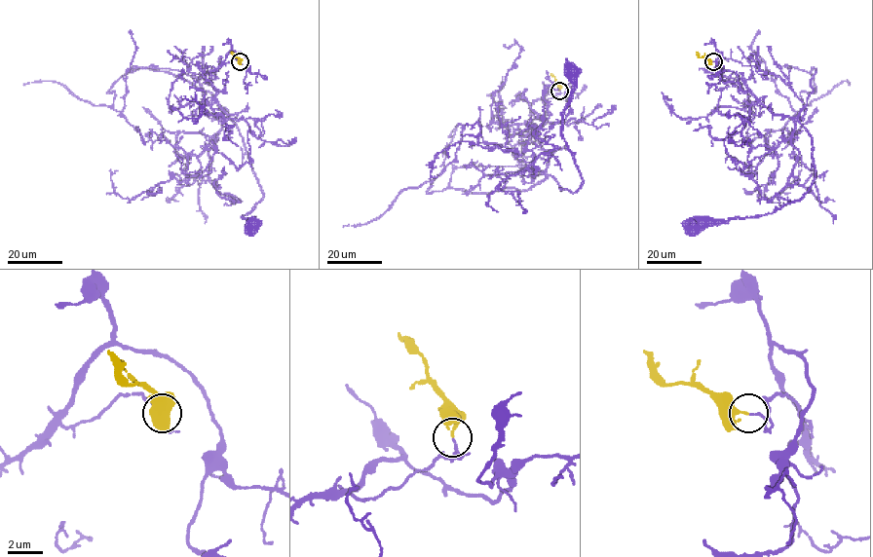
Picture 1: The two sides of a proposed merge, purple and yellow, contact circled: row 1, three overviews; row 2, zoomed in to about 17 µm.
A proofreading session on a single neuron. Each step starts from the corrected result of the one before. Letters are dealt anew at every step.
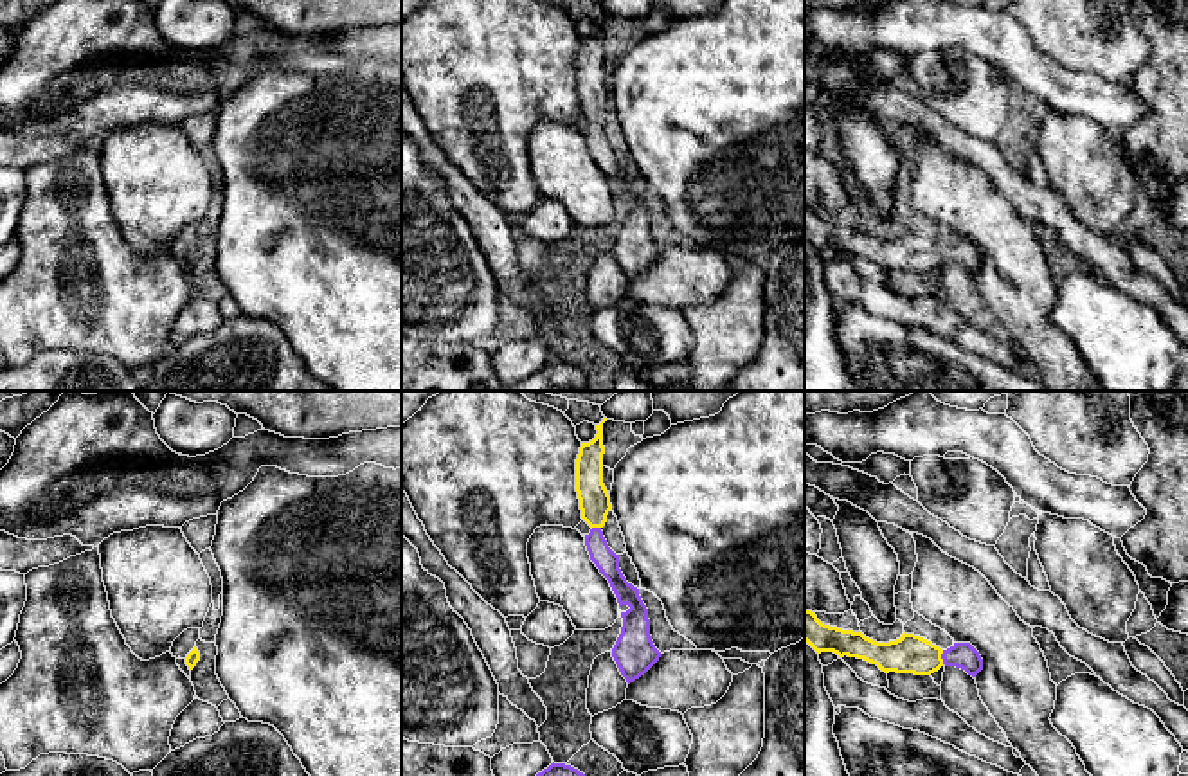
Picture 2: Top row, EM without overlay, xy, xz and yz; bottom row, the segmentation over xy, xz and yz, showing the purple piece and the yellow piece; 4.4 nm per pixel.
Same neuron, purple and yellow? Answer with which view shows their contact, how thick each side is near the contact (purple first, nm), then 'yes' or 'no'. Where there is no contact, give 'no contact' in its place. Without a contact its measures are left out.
yz | 120/180 nm | yes

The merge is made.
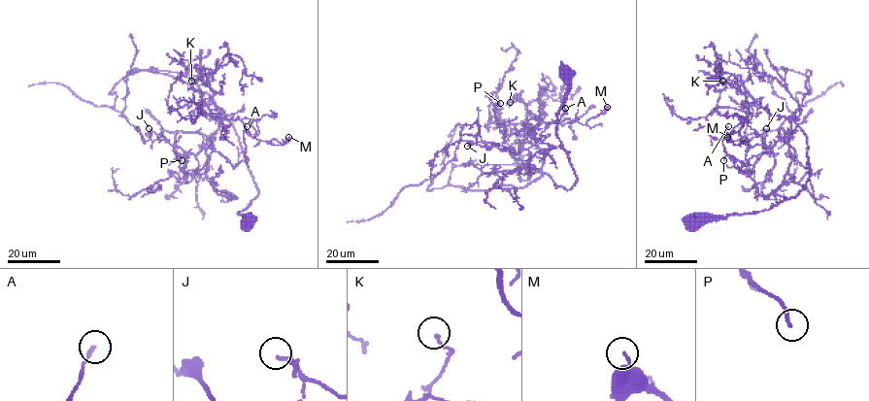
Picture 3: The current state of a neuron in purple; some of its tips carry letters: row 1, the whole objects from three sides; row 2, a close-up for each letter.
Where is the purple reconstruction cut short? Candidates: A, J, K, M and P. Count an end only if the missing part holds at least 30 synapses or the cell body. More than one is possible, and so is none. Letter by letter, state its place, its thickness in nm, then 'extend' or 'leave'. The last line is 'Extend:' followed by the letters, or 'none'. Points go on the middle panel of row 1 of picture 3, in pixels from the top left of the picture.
A: (565, 108) | 190 nm | leave
J: (467, 146) | 120 nm | leave
K: (510, 102) | 160 nm | leave
M: (607, 107) | 220 nm | leave
P: (500, 103) | 150 nm | leave
Extend: none

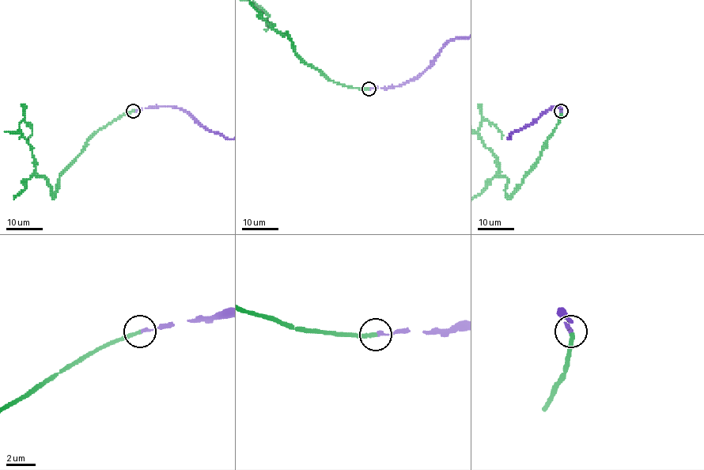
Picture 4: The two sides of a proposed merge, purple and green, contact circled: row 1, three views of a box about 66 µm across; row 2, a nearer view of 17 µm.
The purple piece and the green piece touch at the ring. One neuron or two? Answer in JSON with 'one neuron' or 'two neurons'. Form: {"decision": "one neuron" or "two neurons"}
{"decision": "one neuron"}

